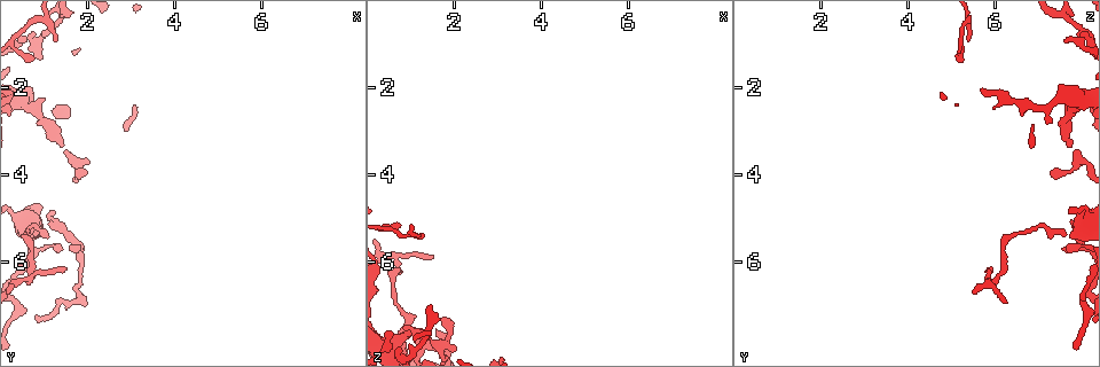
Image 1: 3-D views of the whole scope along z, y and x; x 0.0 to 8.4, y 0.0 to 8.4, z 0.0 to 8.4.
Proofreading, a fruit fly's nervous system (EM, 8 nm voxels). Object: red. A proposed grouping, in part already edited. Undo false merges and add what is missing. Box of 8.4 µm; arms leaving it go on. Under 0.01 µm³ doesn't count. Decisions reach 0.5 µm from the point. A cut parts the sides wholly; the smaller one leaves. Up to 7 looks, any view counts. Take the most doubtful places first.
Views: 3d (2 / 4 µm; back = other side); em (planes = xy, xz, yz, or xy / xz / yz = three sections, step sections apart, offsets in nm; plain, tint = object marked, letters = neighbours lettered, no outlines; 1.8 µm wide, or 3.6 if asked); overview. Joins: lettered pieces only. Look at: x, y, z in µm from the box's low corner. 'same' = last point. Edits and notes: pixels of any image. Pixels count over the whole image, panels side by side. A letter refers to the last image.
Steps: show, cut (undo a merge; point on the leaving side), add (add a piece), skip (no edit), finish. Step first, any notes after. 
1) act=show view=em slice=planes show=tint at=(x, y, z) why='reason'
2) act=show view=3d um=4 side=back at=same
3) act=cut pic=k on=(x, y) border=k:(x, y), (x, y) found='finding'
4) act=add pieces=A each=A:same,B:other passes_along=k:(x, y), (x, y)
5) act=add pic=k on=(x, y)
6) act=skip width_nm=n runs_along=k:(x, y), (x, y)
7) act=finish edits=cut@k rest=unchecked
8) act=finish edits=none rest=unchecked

act=show view=em um=3.6 slice=planes show=letters at=(1.50, 3.30, 7.75) why='free end'

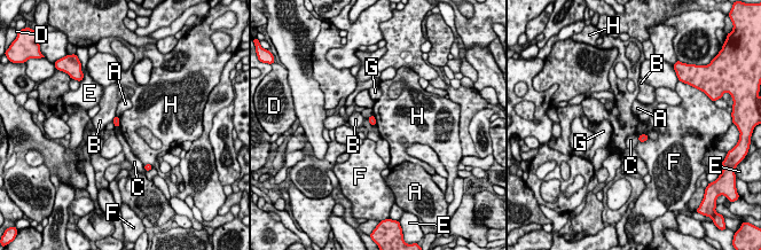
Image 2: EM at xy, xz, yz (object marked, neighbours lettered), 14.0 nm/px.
act=skip each=A:other,B:other,C:other,D:other,E:other,F:other,G:other,H:other border=2:(373, 115), (376, 125) found='no lettered piece goes on from it'

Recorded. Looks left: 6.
act=show view=em slice=xz step=16 show=letters at=(1.60, 5.75, 7.50) why='free end'

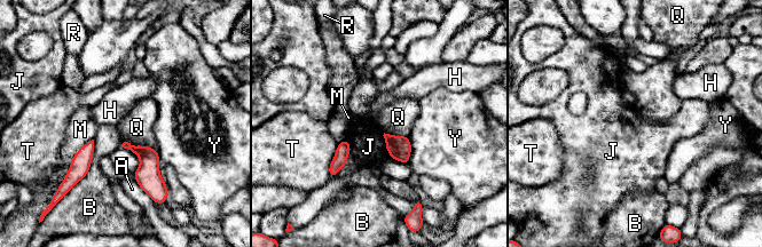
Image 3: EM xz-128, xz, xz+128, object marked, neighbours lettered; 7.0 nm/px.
act=show view=em slice=planes show=letters at=same why='another direction'

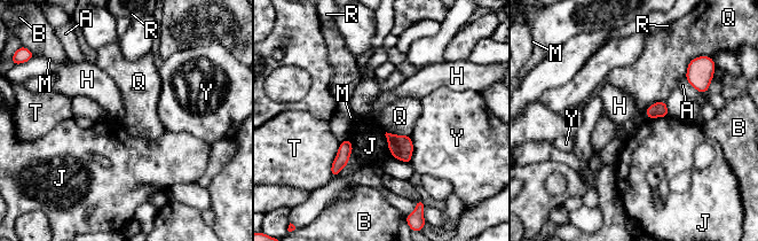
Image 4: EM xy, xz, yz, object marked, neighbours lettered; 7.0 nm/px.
act=skip each=A:other,B:other,H:other,J:other,M:other,Q:other,R:other,T:other,Y:other border=4:(664, 100), (653, 102), (645, 116) found='no lettered piece goes on from it'

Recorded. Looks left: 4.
act=show view=em slice=yz step=4 show=tint at=(0.55, 0.90, 7.60) why='tapers out'

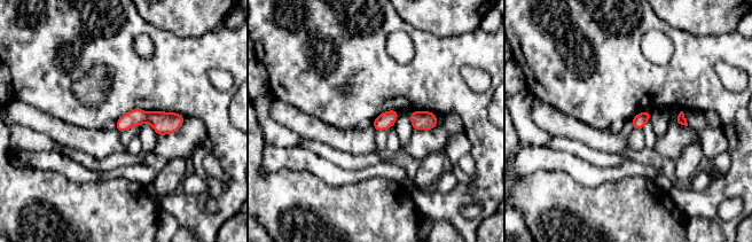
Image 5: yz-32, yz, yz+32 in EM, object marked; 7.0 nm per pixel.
act=show view=em slice=planes show=letters at=same why='another direction'

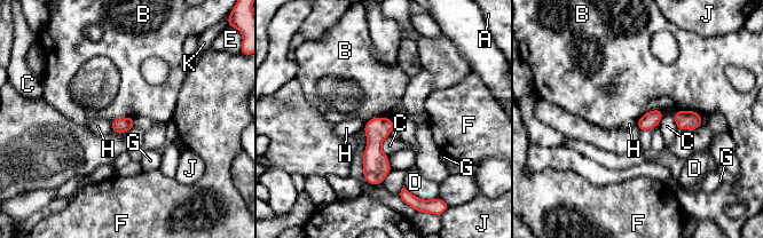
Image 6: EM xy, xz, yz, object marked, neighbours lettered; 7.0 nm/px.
act=skip longest_contact=B:300nm each=A:other,B:other,C:other,D:other,E:other,F:other,G:other,H:other,J:other,K:other border=6:(367, 142), (363, 177), (372, 184) found='none of them fits'

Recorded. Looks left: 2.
act=finish edits=none rest=unchecked

